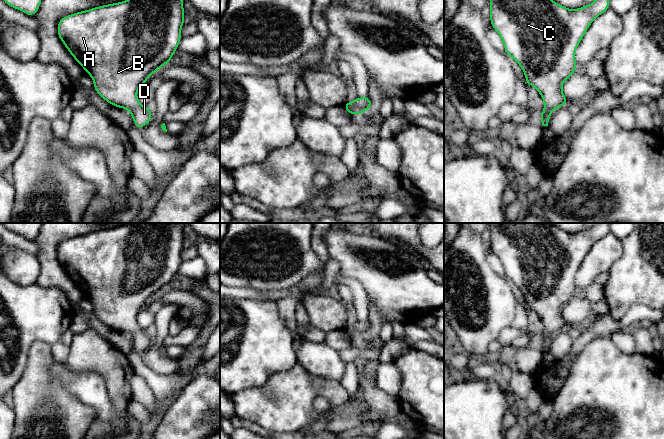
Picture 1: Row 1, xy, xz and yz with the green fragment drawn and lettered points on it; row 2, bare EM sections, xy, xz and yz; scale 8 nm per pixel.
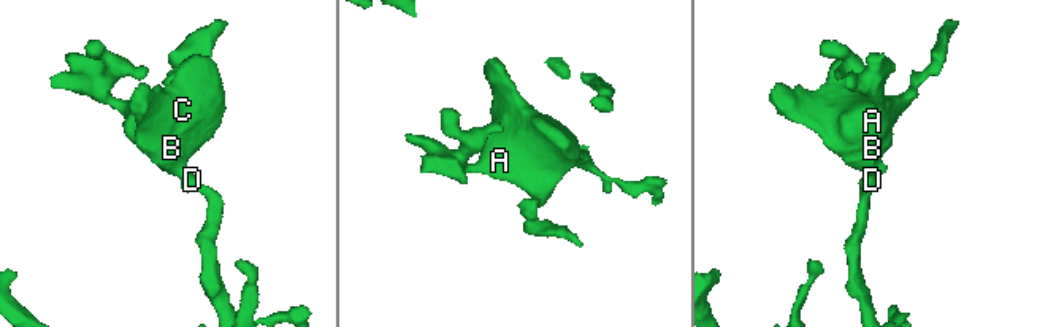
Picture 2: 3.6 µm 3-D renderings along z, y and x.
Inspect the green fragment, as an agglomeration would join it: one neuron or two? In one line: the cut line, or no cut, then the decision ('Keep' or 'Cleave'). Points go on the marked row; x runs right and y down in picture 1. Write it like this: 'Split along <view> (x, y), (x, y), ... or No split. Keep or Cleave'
No split. Keep

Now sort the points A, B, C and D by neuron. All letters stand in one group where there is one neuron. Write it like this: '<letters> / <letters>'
A B C D

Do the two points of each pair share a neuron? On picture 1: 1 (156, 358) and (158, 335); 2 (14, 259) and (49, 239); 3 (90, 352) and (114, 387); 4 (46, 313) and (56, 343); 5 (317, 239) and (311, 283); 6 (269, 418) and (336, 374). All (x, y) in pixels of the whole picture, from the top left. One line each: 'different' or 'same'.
1: same
2: different
3: same
4: same
5: same
6: different

